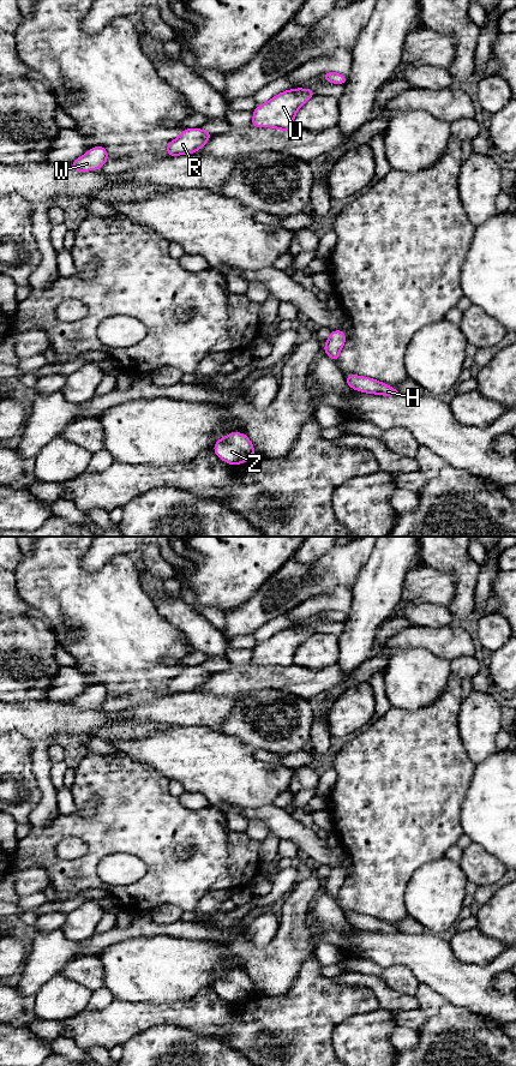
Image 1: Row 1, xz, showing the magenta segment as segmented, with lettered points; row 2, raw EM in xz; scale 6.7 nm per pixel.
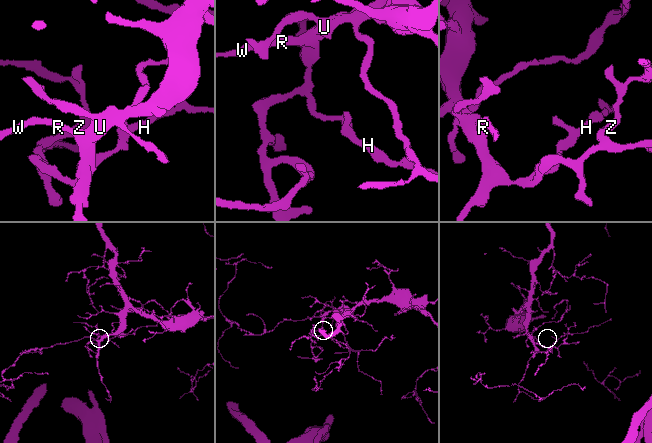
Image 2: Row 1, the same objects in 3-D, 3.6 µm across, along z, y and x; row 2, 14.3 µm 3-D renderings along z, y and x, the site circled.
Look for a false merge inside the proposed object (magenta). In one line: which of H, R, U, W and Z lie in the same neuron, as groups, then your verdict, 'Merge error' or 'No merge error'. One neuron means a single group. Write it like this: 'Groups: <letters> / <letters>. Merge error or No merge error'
Groups: H R U W Z. No merge error

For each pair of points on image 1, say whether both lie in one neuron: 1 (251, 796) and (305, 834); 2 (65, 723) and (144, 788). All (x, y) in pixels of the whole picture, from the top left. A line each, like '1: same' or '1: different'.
1: different
2: different

